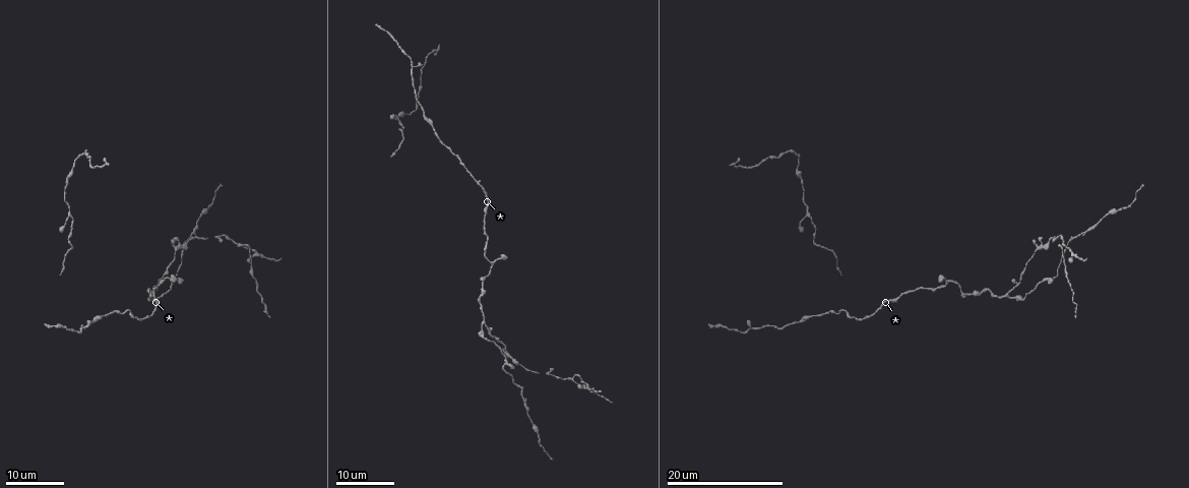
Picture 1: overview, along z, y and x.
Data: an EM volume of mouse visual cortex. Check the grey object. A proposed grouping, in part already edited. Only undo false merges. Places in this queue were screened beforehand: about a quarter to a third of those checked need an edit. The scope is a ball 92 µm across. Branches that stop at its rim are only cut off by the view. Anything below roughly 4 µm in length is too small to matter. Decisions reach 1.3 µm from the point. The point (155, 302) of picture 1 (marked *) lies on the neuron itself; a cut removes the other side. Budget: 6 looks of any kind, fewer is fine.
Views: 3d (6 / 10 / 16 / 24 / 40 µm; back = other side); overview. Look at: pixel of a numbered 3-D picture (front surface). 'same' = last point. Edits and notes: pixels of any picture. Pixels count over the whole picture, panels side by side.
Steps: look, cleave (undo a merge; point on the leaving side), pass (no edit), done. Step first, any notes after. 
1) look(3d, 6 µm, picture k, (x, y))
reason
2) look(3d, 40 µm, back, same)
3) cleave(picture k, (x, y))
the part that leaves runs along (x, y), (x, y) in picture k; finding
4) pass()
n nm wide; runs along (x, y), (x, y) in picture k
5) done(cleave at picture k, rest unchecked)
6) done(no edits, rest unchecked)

look(3d, 24 µm, picture 1, (1005, 293))

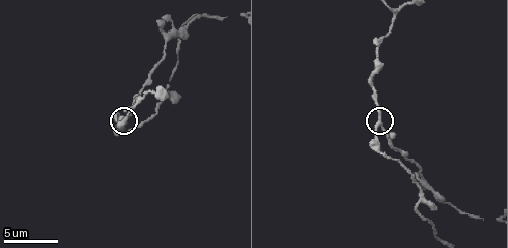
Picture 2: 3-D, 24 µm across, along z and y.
look(3d, 10 µm, picture 2, (377, 121))

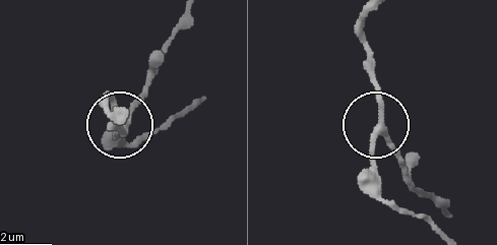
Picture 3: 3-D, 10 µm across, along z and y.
pass()
220 nm wide; runs along (369, 14), (362, 34), (381, 93), (375, 195) in picture 3; one neuron here

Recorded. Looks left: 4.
look(3d, 24 µm, picture 1, (574, 378))
side arm on a straight run

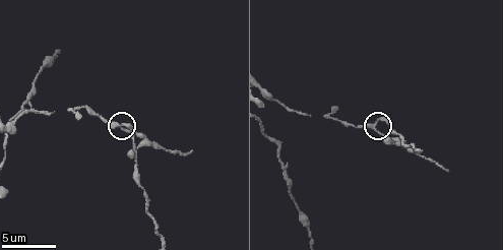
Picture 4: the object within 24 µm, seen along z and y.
look(3d, 6 µm, picture 4, (118, 126))

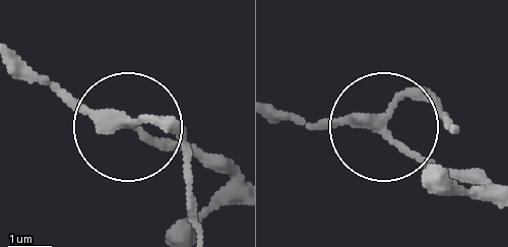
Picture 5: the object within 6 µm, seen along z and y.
pass()
3 arms; all the same neuron

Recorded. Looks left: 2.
look(3d, 10 µm, picture 2, (386, 36))
calibre changes

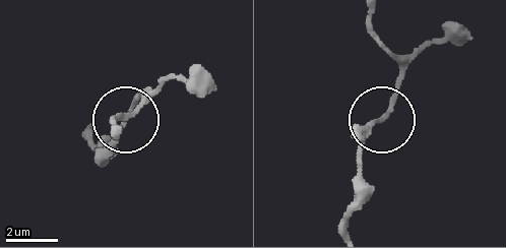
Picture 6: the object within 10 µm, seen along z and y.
pass()
all the same neuron

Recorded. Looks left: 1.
done(no edits, rest unchecked)

